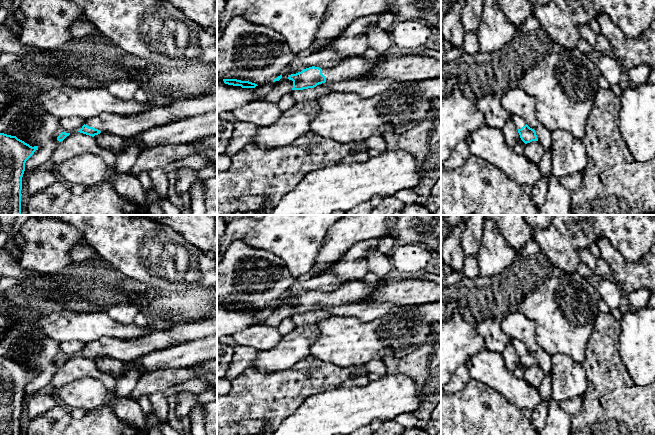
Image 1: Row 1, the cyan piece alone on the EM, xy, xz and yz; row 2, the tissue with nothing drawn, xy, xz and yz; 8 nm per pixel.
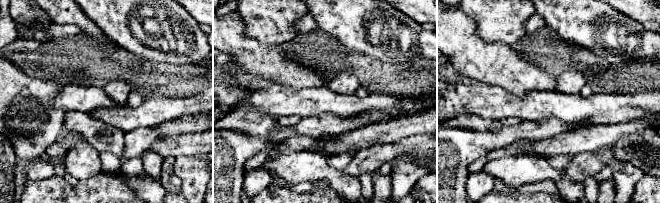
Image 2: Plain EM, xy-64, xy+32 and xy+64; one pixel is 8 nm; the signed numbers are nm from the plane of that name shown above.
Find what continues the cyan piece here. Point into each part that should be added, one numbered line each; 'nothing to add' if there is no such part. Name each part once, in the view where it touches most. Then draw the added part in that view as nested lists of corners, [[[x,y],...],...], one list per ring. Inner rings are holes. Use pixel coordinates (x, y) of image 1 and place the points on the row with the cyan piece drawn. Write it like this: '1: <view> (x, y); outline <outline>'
1: xy (125, 126); outline [[[217,91],[196,98],[181,98],[174,101],[170,106],[155,107],[145,113],[132,116],[100,114],[86,120],[85,125],[103,133],[111,133],[130,139],[152,127],[214,110],[217,110]]]

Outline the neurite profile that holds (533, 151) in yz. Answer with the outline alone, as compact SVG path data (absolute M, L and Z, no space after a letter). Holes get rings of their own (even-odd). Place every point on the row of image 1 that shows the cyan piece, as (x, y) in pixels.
M539 141L527 143L524 147L524 155L532 163L539 163L545 153L544 147Z

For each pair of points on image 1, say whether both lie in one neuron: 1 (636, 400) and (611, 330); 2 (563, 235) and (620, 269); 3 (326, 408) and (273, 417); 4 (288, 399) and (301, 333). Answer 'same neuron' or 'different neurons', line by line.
1: same neuron
2: different neurons
3: different neurons
4: different neurons

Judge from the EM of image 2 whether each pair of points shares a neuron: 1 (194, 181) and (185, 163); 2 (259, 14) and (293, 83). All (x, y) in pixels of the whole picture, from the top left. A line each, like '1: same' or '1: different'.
1: same
2: different

